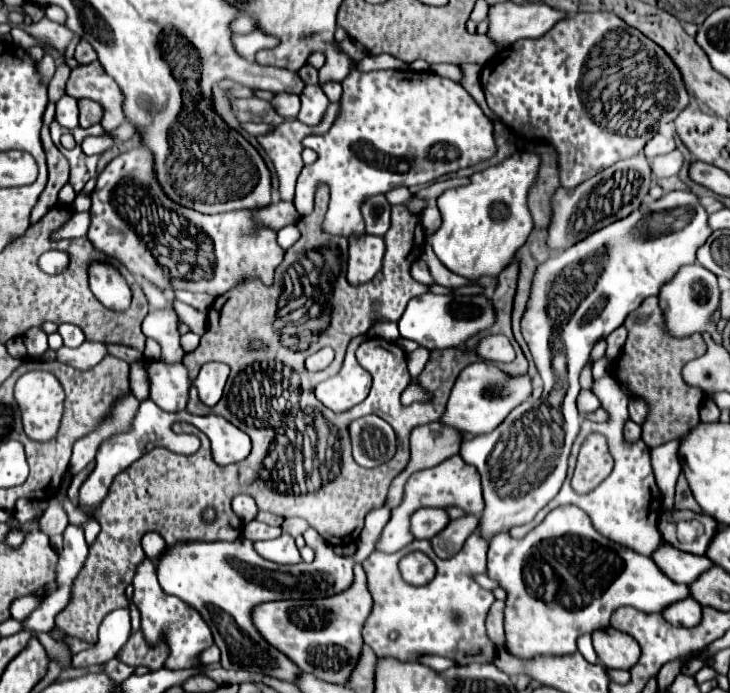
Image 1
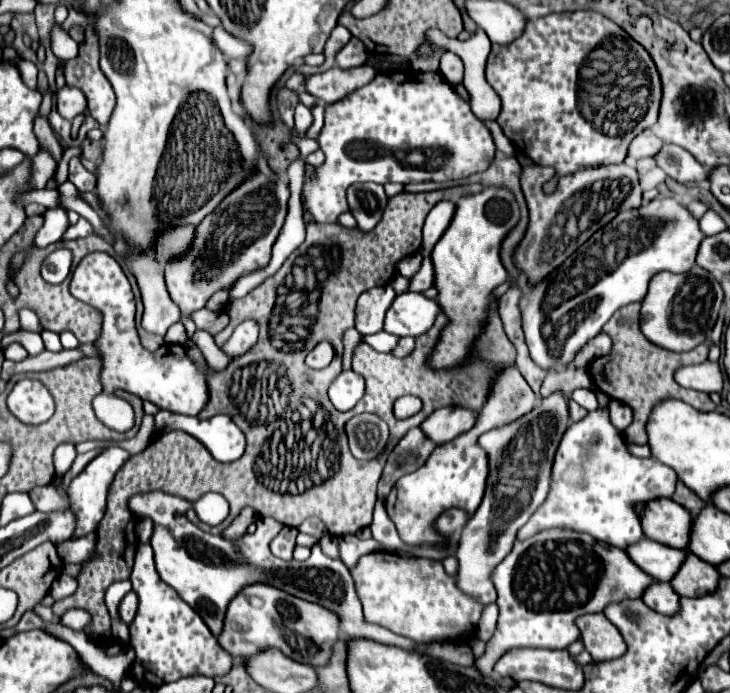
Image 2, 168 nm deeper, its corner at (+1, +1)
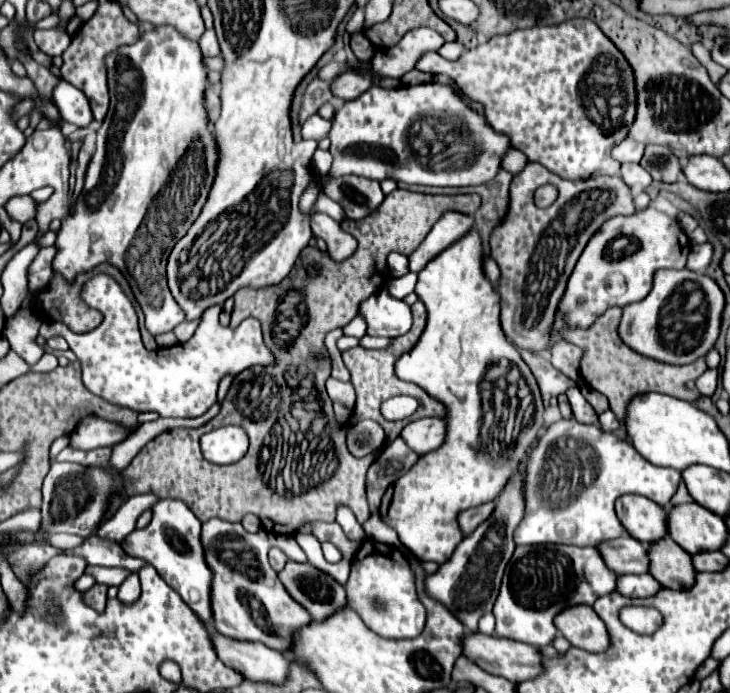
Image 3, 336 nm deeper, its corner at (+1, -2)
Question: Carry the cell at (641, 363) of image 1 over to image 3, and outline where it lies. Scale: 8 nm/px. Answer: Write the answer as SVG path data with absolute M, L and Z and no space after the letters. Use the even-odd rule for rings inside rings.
M610 307L588 329L568 327L564 321L560 323L560 329L558 329L562 339L566 339L568 343L582 349L584 355L580 361L580 375L592 389L596 389L608 397L610 411L618 417L618 421L620 423L624 421L624 407L628 405L628 399L632 399L632 395L638 395L638 393L658 391L658 393L668 393L672 397L684 399L684 401L698 399L700 395L686 389L686 383L692 379L698 379L706 371L704 359L698 359L696 363L690 363L684 367L674 367L674 365L652 361L648 357L638 355L628 345L620 343L620 337L616 335L616 327L620 323L620 311L622 311L620 307Z

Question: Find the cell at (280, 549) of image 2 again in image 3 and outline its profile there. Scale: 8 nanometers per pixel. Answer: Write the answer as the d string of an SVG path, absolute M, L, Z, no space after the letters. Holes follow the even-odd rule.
M272 547L272 549L270 549L268 559L270 559L270 565L272 565L272 569L274 569L276 573L278 573L278 571L282 571L282 569L284 569L284 565L286 565L286 561L288 561L288 557L286 557L280 549L276 549L276 547Z

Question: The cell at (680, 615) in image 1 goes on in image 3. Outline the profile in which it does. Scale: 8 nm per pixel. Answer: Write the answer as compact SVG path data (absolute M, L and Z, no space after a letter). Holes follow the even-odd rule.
M618 575L616 591L626 597L648 597L660 589L660 583L652 575Z

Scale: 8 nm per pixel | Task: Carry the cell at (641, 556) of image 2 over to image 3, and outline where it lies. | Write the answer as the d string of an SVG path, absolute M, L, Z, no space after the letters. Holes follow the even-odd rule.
M622 535L620 539L602 541L596 545L604 563L610 571L618 575L626 573L648 573L648 545L632 539L630 535Z

